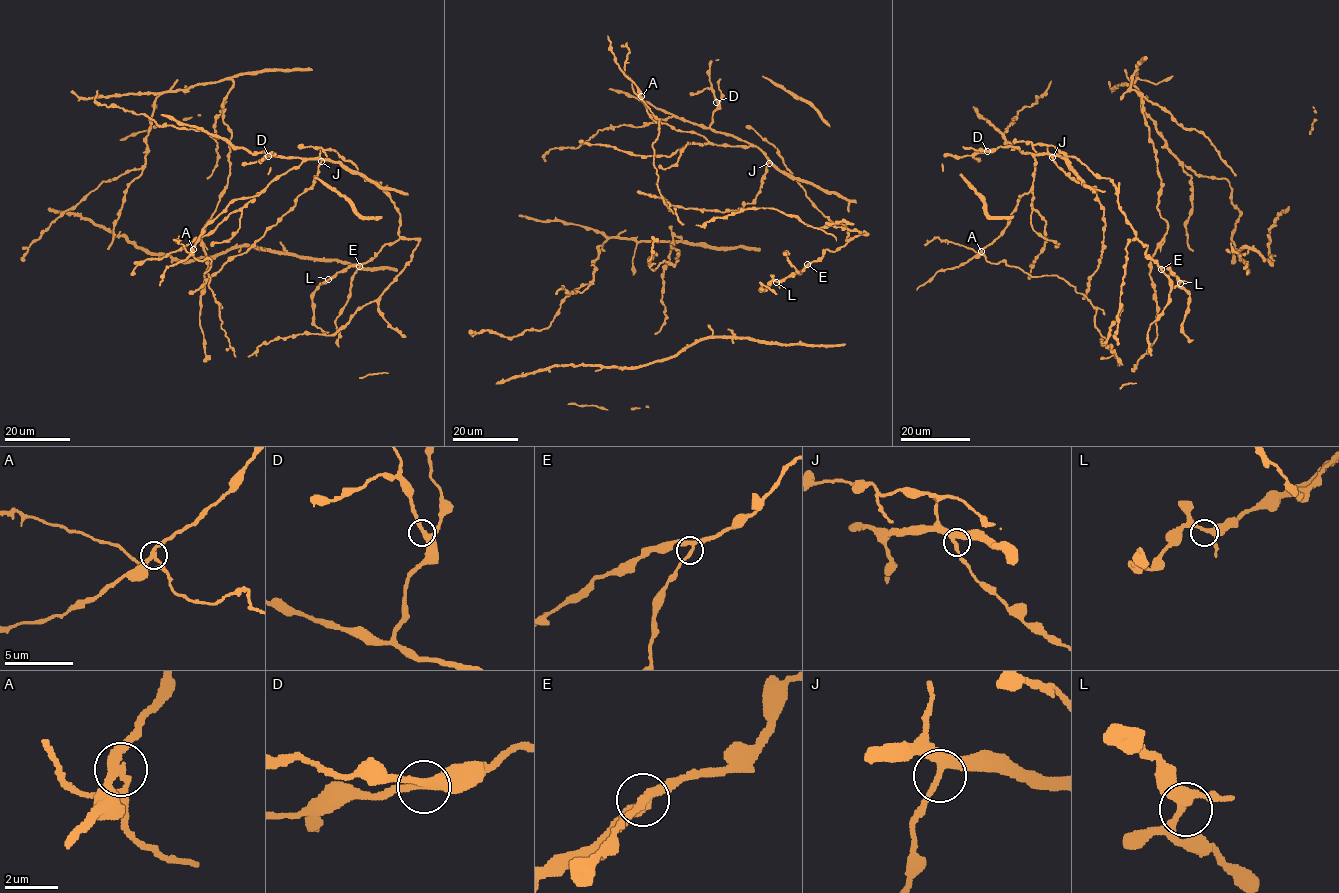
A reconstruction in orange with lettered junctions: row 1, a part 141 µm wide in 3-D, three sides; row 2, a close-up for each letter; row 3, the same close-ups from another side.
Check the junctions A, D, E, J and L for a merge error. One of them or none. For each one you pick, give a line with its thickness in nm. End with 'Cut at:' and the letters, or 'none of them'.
A: Thickness 240 nm
Cut at: A

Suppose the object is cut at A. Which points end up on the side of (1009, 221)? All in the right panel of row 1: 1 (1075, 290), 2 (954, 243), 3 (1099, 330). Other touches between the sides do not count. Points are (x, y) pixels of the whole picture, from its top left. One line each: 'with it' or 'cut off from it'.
1: cut off from it
2: cut off from it
3: cut off from it

